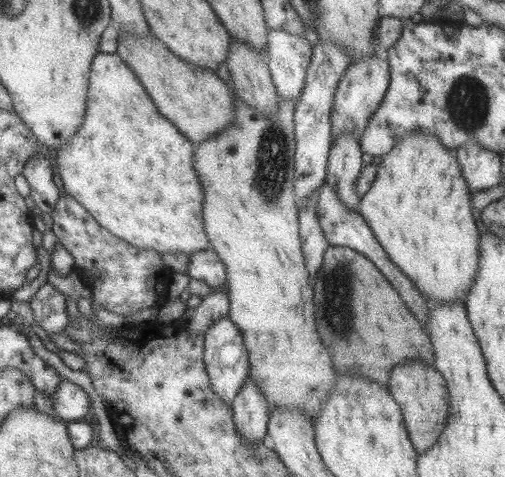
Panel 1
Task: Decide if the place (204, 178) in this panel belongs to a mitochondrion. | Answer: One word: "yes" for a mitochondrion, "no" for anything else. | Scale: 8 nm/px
no

